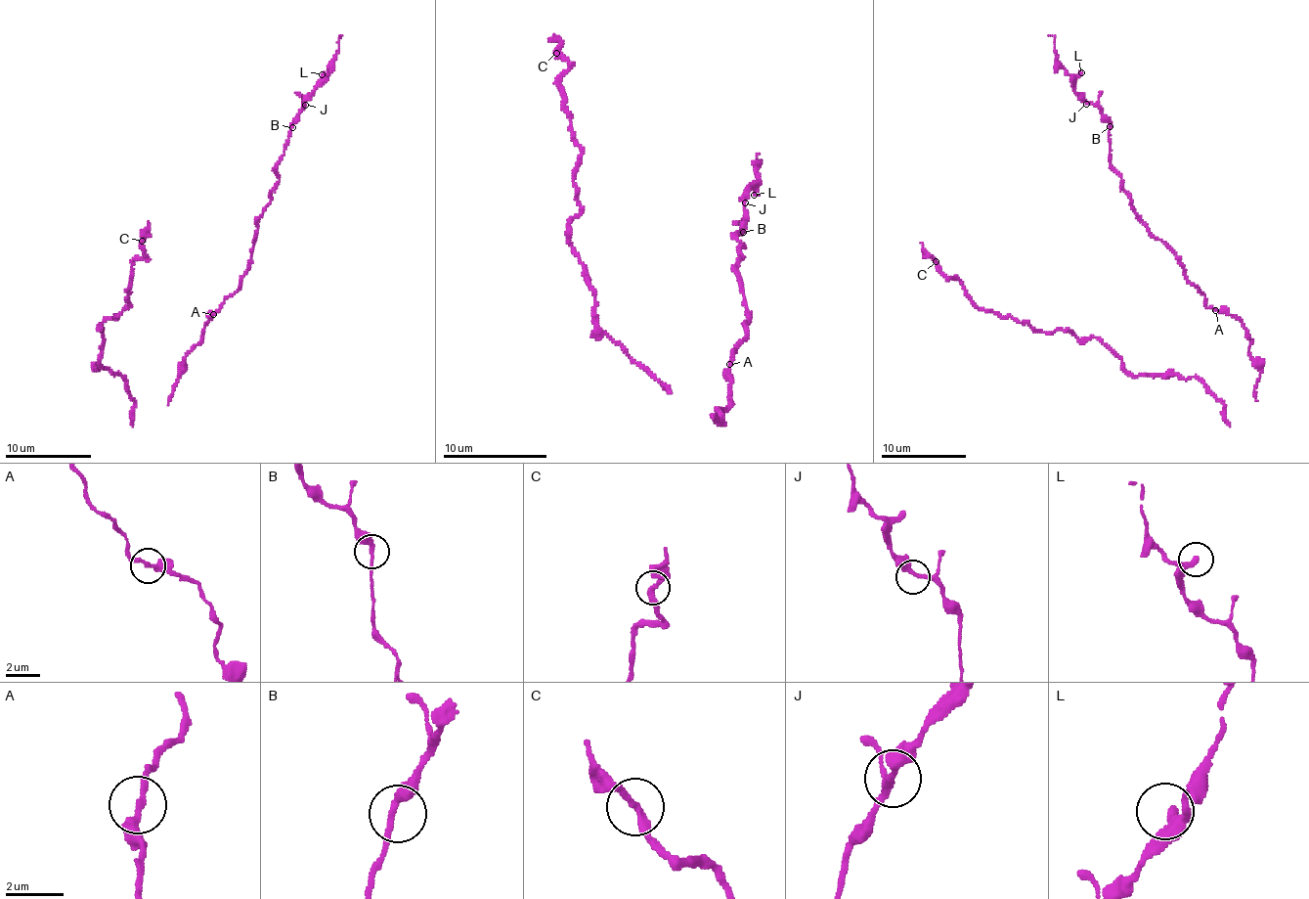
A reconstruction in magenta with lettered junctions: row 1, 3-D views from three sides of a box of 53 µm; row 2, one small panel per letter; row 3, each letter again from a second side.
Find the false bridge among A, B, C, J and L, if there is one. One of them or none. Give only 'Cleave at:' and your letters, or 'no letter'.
Cleave at: no letter

